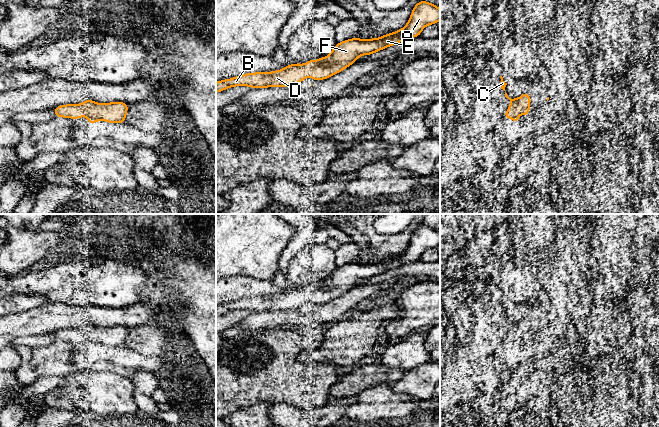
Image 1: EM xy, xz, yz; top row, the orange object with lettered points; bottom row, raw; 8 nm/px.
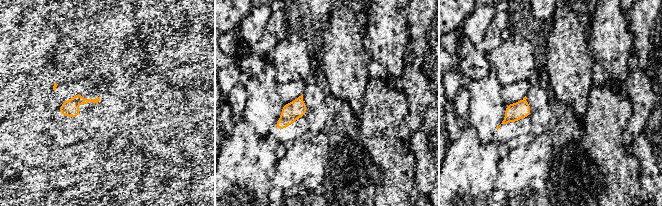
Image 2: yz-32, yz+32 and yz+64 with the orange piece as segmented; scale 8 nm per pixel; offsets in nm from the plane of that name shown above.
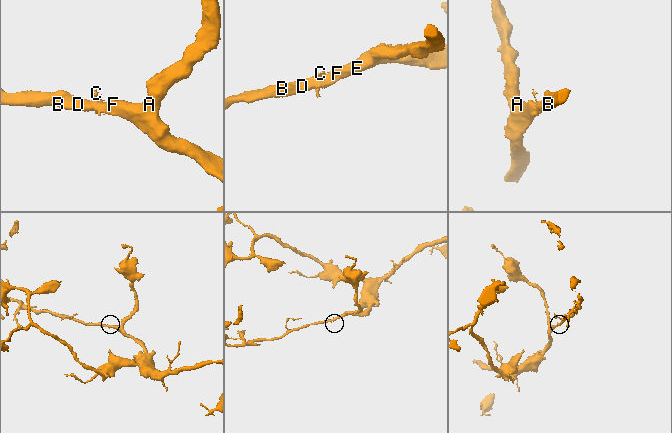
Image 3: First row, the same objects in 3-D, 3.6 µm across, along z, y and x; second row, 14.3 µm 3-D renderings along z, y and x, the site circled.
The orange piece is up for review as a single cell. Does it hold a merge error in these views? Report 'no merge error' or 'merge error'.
no merge error

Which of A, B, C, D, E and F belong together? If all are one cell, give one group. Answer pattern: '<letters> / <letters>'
A B C D E F

